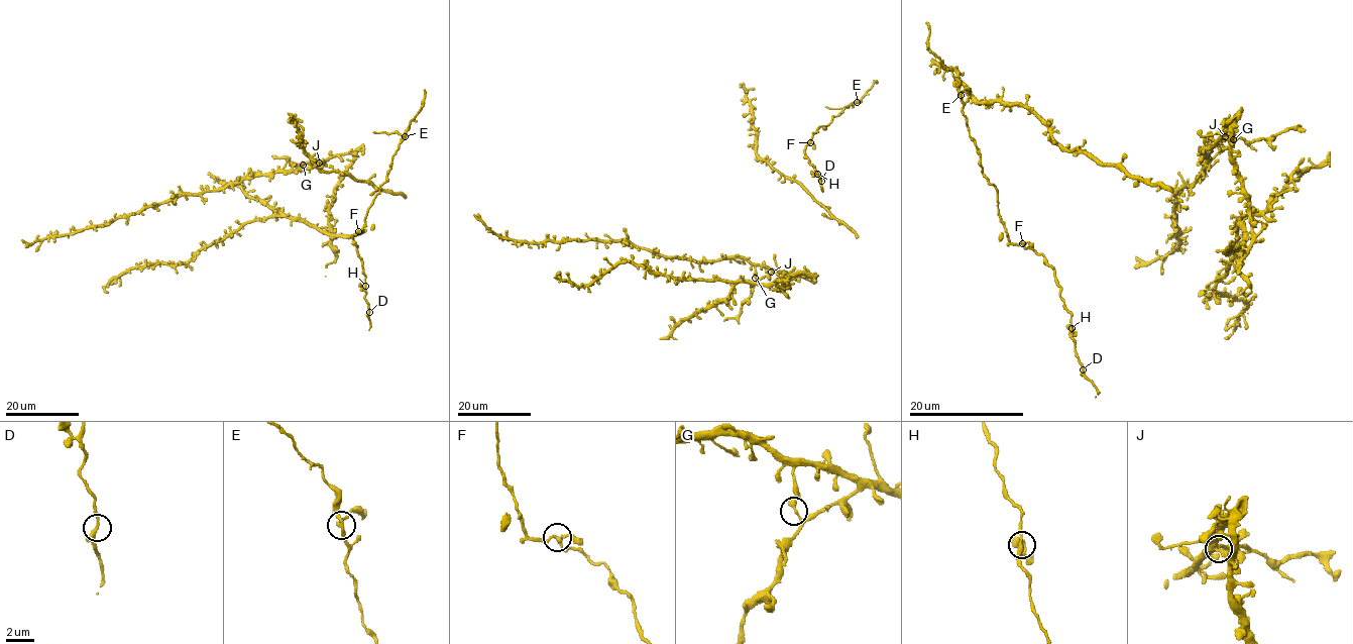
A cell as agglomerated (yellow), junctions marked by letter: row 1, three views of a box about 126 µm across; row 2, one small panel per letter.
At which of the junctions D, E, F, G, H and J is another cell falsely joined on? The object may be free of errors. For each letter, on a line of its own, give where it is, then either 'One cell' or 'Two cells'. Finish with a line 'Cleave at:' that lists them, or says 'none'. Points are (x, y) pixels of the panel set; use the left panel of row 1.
D: Place: (369, 312). One cell
E: Place: (405, 136). Two cells
F: Place: (358, 231). One cell
G: Place: (303, 165). One cell
H: Place: (365, 286). One cell
J: Place: (319, 163). One cell
Cleave at: E

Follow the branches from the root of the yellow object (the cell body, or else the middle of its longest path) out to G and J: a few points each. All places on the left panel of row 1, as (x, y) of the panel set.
G: (328, 225), (335, 189), (353, 156), (338, 153), (321, 162), (303, 165)
J: (328, 225), (335, 189), (353, 156), (338, 153), (319, 163)

